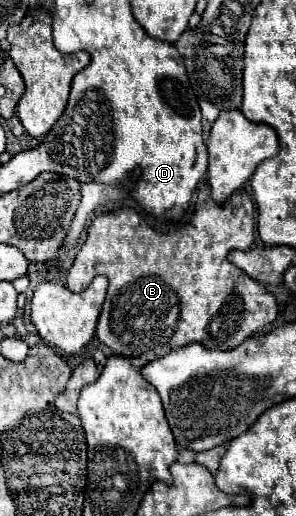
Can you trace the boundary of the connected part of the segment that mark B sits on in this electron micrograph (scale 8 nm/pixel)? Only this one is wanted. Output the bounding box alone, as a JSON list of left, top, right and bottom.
[68,179,278,361]

